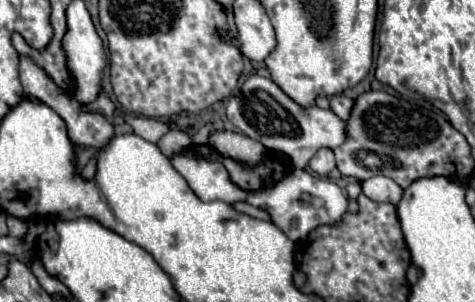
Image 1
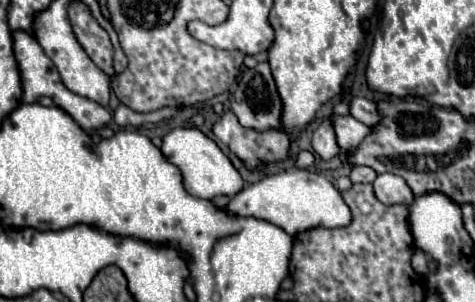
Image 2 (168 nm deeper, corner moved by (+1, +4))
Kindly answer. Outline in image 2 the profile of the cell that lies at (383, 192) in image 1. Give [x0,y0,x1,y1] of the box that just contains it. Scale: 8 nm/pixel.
[374,174,414,204]

